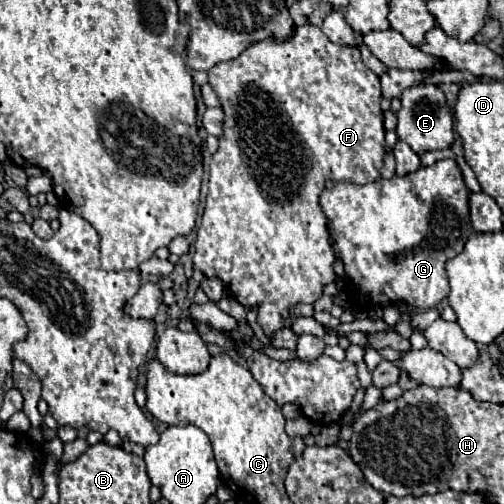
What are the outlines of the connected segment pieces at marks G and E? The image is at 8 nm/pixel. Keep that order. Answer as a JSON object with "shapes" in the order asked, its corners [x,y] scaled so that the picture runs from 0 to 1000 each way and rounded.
{"shapes":[[[[901,315],[865,319],[861,327],[833,331],[833,339],[806,351],[782,347],[778,355],[750,355],[730,367],[667,363],[659,375],[643,375],[635,407],[651,438],[663,446],[663,490],[679,506],[687,550],[710,565],[710,577],[698,573],[698,593],[710,605],[706,613],[730,617],[790,597],[813,601],[829,613],[857,613],[889,585],[893,569],[881,522],[905,510],[940,462],[933,446],[929,387],[933,379],[921,367],[921,351]]],[[[821,169],[810,173],[798,192],[798,212],[786,224],[790,232],[790,252],[786,252],[786,268],[794,280],[810,284],[817,292],[817,300],[825,300],[829,308],[845,304],[845,300],[869,300],[869,296],[889,296],[901,284],[901,240],[897,240],[897,220],[885,204],[885,192],[877,185],[877,177],[869,169]]]]}

